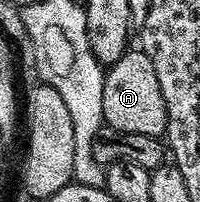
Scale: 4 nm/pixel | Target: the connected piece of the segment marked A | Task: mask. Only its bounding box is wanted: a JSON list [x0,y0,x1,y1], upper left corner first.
[102,50,168,136]

